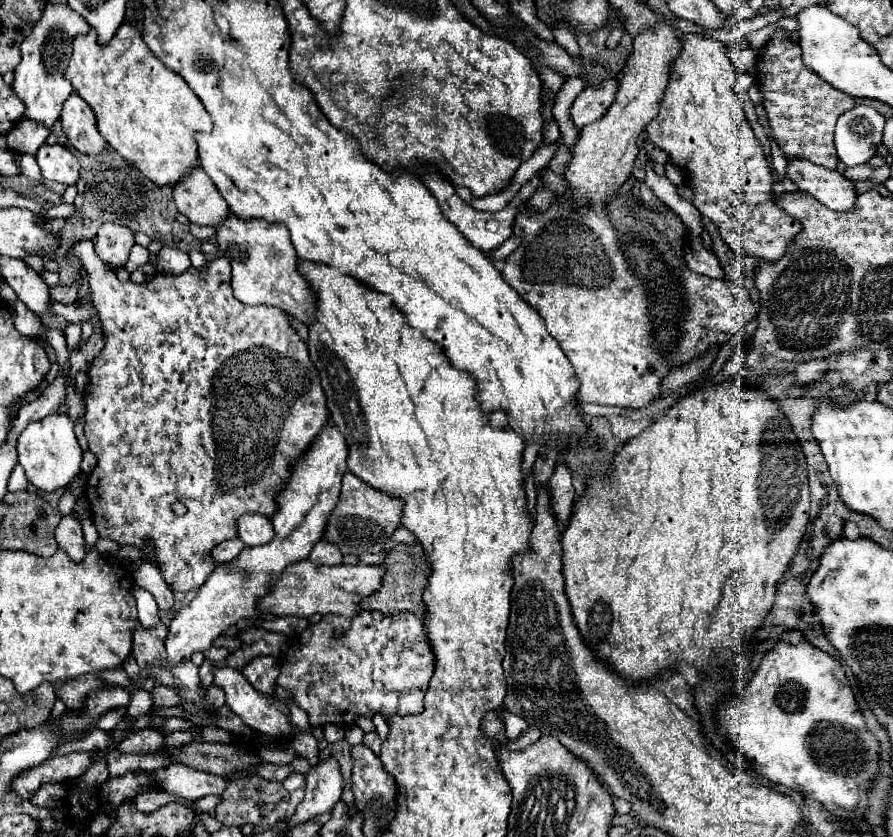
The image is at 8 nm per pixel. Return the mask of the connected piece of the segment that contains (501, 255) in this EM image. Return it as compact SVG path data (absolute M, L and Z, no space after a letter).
M511 236L501 247L491 253L491 259L494 261L504 260L520 245L520 243L520 238Z

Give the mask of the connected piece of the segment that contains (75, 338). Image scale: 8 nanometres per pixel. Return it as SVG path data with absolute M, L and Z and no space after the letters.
M68 324L65 333L67 333L67 347L69 347L69 351L71 351L71 349L77 349L79 343L81 343L81 325Z

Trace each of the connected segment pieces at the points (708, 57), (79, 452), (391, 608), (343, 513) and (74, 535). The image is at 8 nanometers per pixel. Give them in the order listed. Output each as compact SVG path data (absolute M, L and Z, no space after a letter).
M693 33L681 35L681 41L683 51L671 65L665 99L661 103L659 115L647 125L647 137L653 145L667 151L671 163L683 171L685 183L693 189L691 203L717 227L721 239L733 249L737 257L755 257L767 263L779 261L779 257L783 257L787 251L787 245L791 245L797 233L801 233L801 223L775 203L771 167L753 129L743 117L739 97L733 91L737 73L729 61L727 47L721 41Z
M47 415L45 419L27 425L19 437L17 451L19 463L25 469L29 483L33 483L39 491L53 493L57 489L65 489L81 473L83 449L77 443L74 423L69 415Z
M403 543L393 545L381 565L385 565L385 569L387 569L385 577L383 577L383 587L375 595L361 601L363 609L379 611L383 615L411 611L417 617L425 617L427 607L423 605L423 589L427 587L429 565L427 565L427 555L423 553L421 545L403 545Z
M351 471L343 475L341 501L333 509L329 517L329 525L325 529L325 539L341 549L343 555L363 555L363 553L379 553L387 547L397 527L401 527L403 503L389 493L381 493L371 485L359 481Z
M65 515L55 529L55 539L63 551L73 561L83 561L85 557L85 539L81 531L81 523L73 515Z

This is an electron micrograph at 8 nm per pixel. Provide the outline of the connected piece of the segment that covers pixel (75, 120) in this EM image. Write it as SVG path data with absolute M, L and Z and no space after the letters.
M71 93L71 97L65 101L61 125L69 143L83 155L99 155L107 145L107 141L97 131L91 107L77 93Z

